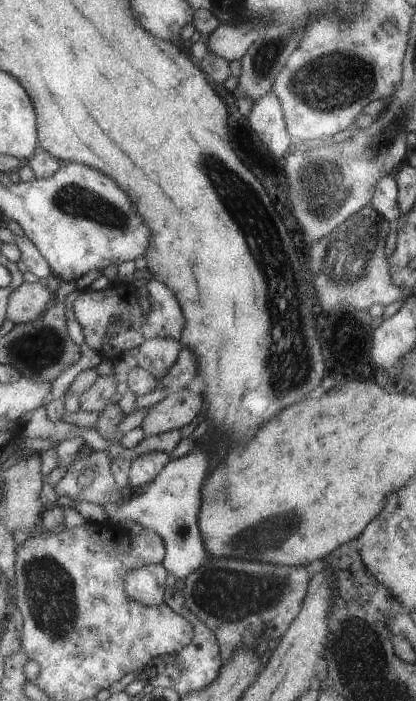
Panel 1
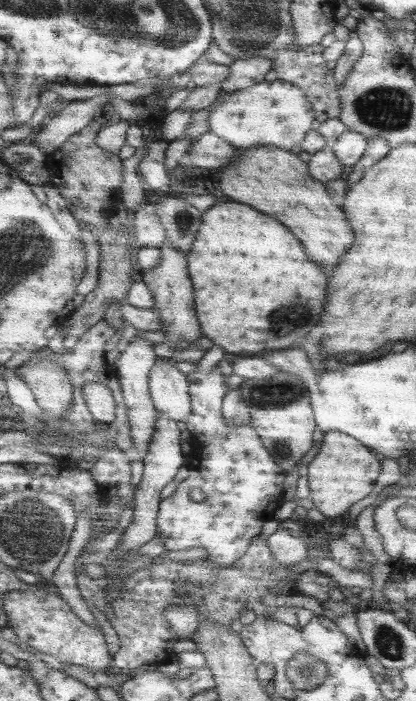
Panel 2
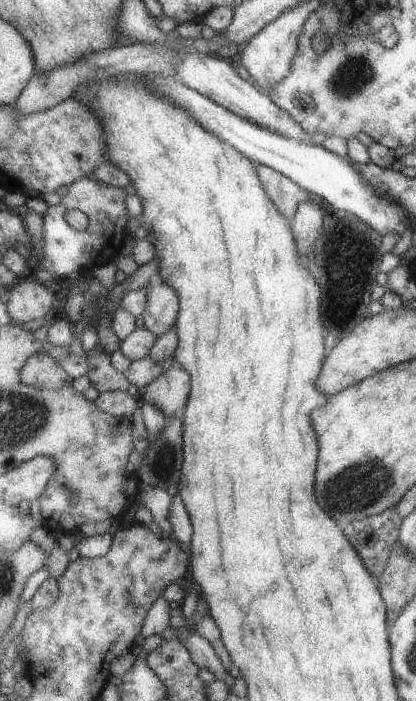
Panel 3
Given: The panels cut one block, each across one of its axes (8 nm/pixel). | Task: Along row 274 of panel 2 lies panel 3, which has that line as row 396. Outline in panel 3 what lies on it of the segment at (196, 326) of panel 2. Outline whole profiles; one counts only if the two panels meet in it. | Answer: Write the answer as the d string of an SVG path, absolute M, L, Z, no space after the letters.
M175 360L175 364L165 370L151 386L147 386L139 398L151 406L161 408L169 418L181 412L191 396L191 376Z

